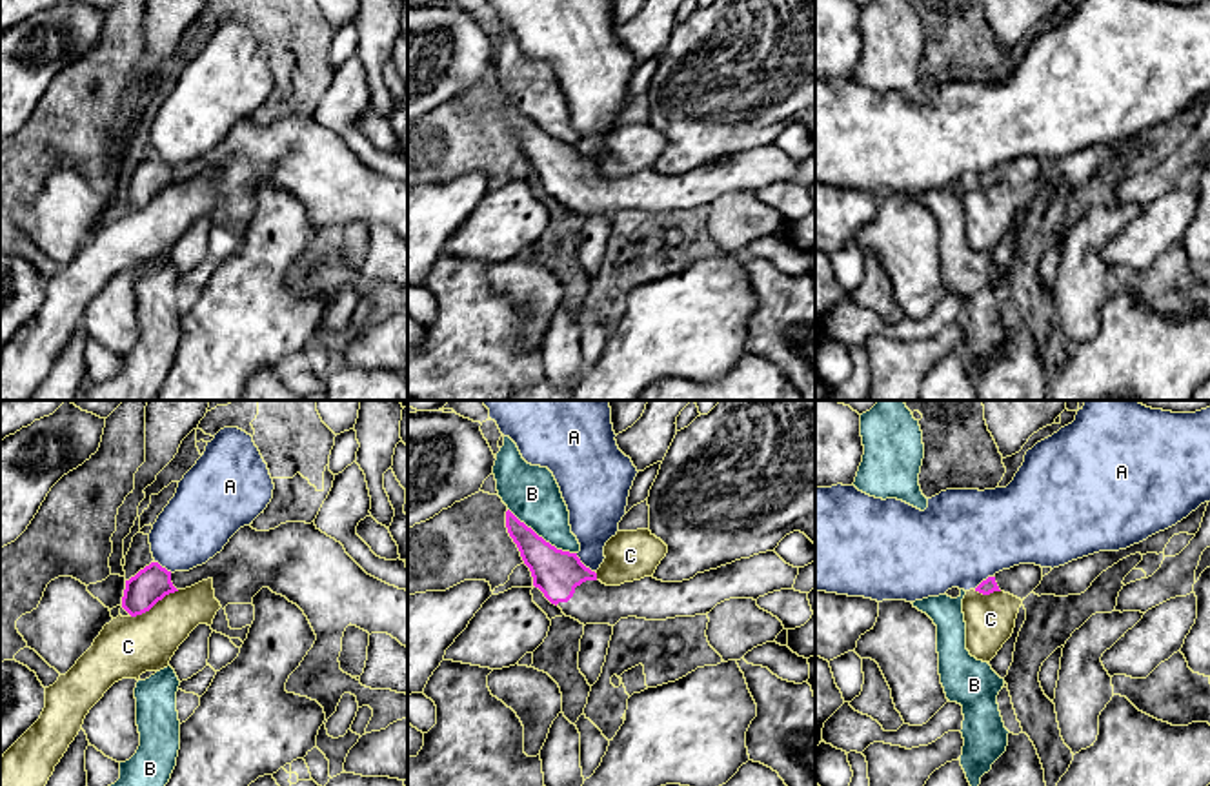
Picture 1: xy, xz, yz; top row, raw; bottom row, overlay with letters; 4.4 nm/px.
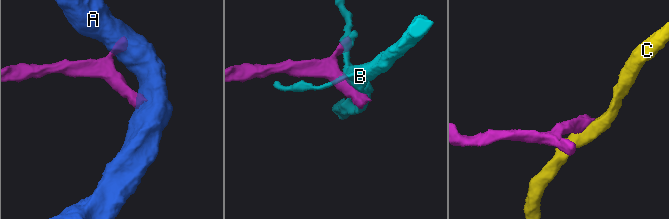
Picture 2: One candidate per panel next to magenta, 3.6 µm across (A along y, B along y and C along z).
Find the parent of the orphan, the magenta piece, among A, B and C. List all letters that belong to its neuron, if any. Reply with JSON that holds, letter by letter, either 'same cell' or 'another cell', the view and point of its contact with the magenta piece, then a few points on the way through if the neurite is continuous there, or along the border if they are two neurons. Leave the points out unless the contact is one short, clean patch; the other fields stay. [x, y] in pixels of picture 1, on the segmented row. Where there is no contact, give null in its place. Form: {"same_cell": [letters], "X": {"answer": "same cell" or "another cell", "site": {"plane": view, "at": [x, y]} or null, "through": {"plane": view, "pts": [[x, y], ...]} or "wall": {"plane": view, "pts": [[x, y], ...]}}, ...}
{"same_cell": [], "A": {"answer": "another cell", "site": {"plane": "xz", "at": [583, 564]}, "wall": {"plane": "xz", "pts": [[575, 554], [594, 572]]}}, "B": {"answer": "another cell", "site": {"plane": "xz", "at": [541, 537]}}, "C": {"answer": "another cell", "site": {"plane": "xy", "at": [153, 604]}, "wall": {"plane": "xy", "pts": [[179, 590], [164, 595], [148, 610], [130, 615]]}}}

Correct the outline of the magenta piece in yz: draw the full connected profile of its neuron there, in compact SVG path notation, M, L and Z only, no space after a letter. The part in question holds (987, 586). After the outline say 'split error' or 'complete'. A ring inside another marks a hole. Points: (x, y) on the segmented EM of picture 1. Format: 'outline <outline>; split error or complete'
outline M1019 564L1010 569L1003 569L993 577L983 580L975 591L990 595L993 591L1004 591L1017 599L1026 599L1043 580L1043 568L1035 564Z; split error

